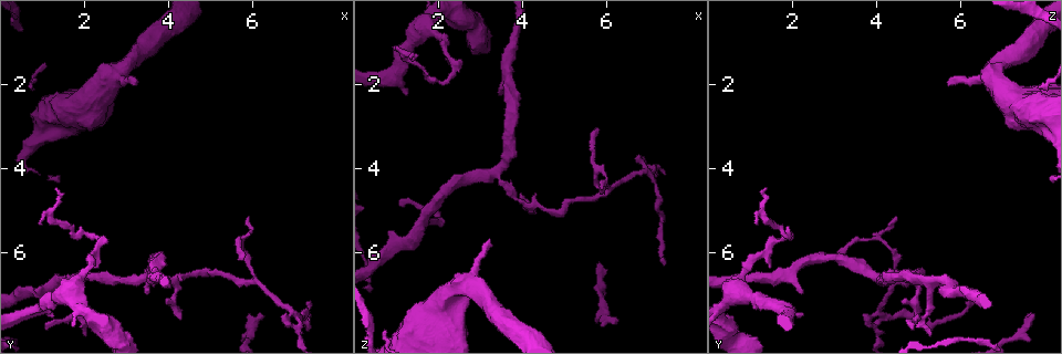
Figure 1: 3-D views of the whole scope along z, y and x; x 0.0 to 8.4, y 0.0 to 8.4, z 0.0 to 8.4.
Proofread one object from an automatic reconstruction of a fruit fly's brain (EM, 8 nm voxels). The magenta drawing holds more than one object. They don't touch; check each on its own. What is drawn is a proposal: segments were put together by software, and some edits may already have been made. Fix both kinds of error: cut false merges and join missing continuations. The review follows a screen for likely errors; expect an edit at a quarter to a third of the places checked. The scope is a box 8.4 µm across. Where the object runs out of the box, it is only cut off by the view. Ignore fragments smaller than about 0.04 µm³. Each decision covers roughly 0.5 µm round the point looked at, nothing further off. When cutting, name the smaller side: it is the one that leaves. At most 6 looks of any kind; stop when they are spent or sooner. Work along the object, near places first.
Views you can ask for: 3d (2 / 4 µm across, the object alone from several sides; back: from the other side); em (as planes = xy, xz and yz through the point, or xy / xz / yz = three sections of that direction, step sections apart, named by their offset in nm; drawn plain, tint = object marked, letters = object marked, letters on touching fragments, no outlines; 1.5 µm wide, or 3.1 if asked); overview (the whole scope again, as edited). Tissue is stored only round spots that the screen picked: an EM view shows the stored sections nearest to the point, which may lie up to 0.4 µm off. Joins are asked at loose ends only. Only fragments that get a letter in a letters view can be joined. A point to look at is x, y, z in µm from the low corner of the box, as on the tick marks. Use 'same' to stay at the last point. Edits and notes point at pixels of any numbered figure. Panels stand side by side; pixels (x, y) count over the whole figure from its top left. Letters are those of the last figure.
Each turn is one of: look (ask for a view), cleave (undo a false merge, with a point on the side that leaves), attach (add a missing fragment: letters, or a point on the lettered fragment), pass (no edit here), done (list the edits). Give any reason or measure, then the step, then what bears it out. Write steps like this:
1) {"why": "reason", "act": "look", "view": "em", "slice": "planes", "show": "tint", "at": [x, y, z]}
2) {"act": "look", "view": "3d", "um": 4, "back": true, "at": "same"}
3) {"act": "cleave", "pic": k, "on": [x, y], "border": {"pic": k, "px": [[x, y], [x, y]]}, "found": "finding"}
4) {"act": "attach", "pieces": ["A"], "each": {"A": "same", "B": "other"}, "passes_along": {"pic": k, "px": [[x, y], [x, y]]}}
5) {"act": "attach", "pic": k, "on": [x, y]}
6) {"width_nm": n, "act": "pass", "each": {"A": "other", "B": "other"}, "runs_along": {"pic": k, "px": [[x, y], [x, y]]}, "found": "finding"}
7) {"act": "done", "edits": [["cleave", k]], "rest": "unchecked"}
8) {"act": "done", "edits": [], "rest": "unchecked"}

{"why": "free end", "act": "look", "view": "3d", "um": 2, "at": [1.30, 7.45, 2.30]}

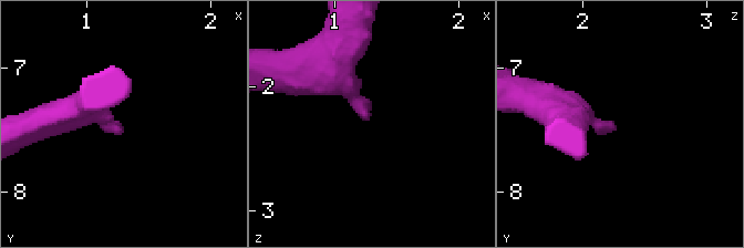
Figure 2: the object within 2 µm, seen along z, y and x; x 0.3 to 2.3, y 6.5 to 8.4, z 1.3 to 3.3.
{"why": "now the EM", "act": "look", "view": "em", "slice": "planes", "show": "letters", "at": [1.28, 7.46, 2.30]}

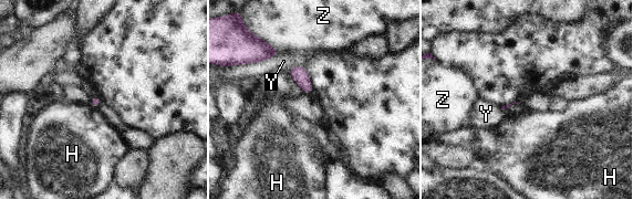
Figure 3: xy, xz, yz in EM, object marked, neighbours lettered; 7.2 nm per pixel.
{"act": "pass", "each": {"H": "other", "Y": "other", "Z": "other"}, "border": {"pic": 3, "px": [[90, 103], [96, 107]]}, "found": "none of them fits"}

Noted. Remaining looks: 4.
{"why": "thin end", "act": "look", "view": "em", "slice": "planes", "show": "letters", "at": [5.75, 6.15, 3.00]}

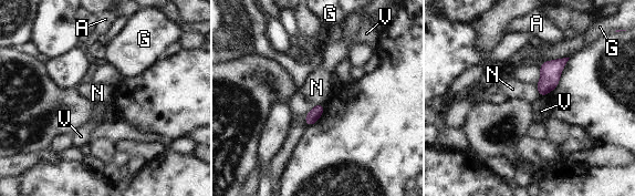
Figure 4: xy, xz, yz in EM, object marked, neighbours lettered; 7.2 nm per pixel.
{"act": "pass", "each": {"A": "other", "G": "other", "N": "other", "V": "other"}, "found": "no lettered fragment goes on from it"}

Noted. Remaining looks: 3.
{"why": "an open end", "act": "look", "view": "em", "slice": "xz", "step": 8, "show": "letters", "at": [3.20, 1.95, 5.75]}

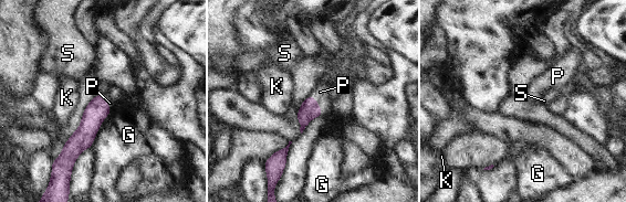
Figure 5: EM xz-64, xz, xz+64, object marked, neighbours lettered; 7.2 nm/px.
{"width_nm": 140, "act": "attach", "pieces": ["P"], "each": {"G": "other", "K": "other", "P": "same", "S": "other"}, "passes_along": {"pic": 5, "px": [[309, 109], [317, 105], [320, 92]]}, "found": "the neuron continues"}

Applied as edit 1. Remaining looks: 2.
{"act": "done", "edits": [["attach", 5]], "rest": "unchecked"}

